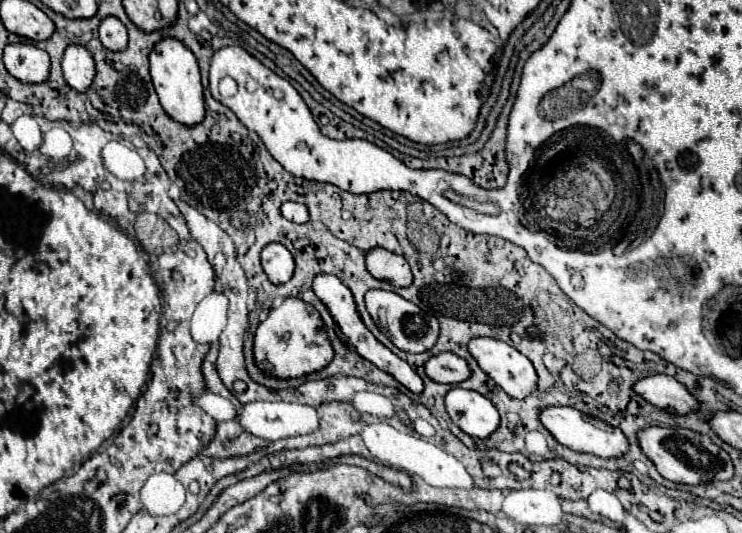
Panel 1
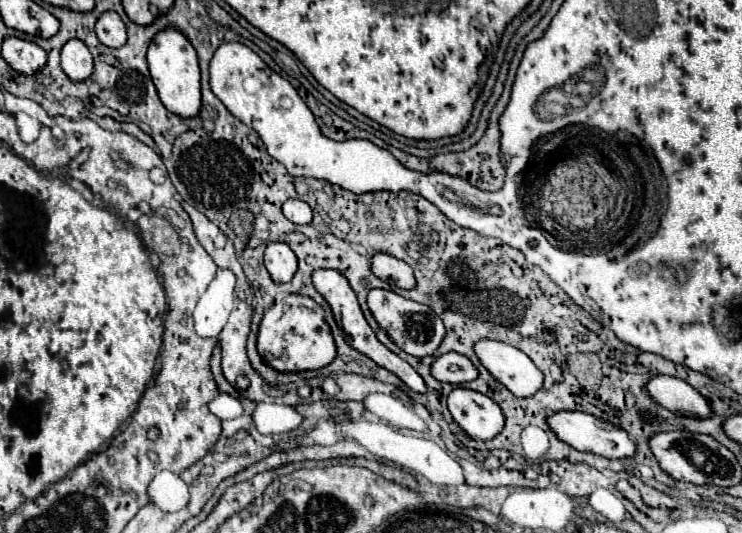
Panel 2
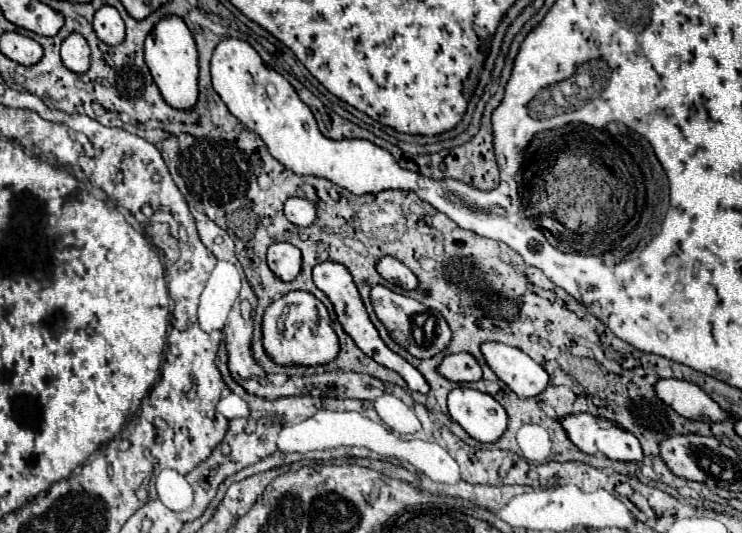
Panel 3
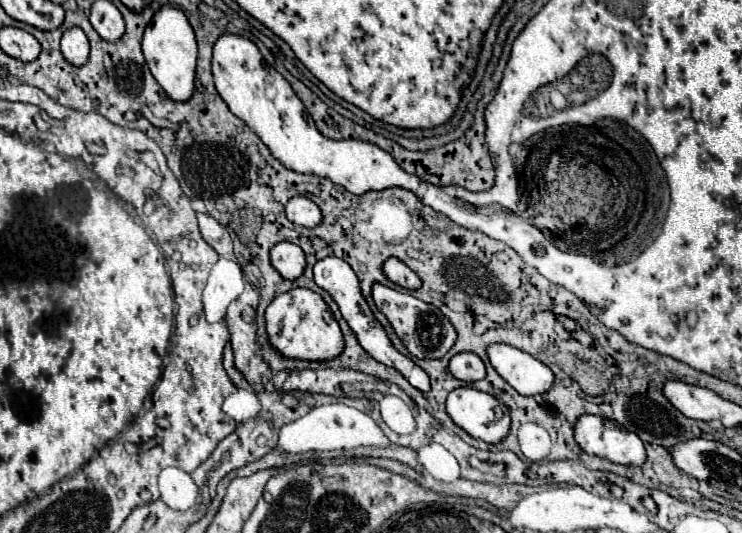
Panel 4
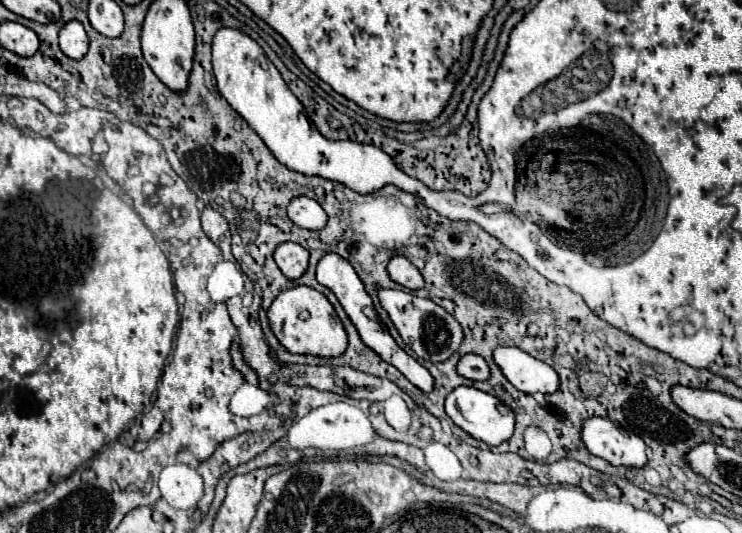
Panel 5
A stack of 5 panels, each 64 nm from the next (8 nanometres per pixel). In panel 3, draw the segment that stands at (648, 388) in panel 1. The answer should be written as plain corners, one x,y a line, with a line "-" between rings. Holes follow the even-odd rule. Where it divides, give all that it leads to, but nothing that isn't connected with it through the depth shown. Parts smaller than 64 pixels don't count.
660,378
654,384
656,396
668,404
674,412
690,420
720,422
726,420
726,412
696,384
678,378

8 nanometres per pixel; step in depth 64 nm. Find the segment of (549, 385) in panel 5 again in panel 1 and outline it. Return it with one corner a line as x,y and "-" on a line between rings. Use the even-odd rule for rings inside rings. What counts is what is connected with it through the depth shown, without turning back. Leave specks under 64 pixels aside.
472,338
468,352
478,366
512,398
526,398
536,390
536,370
516,348
494,338

